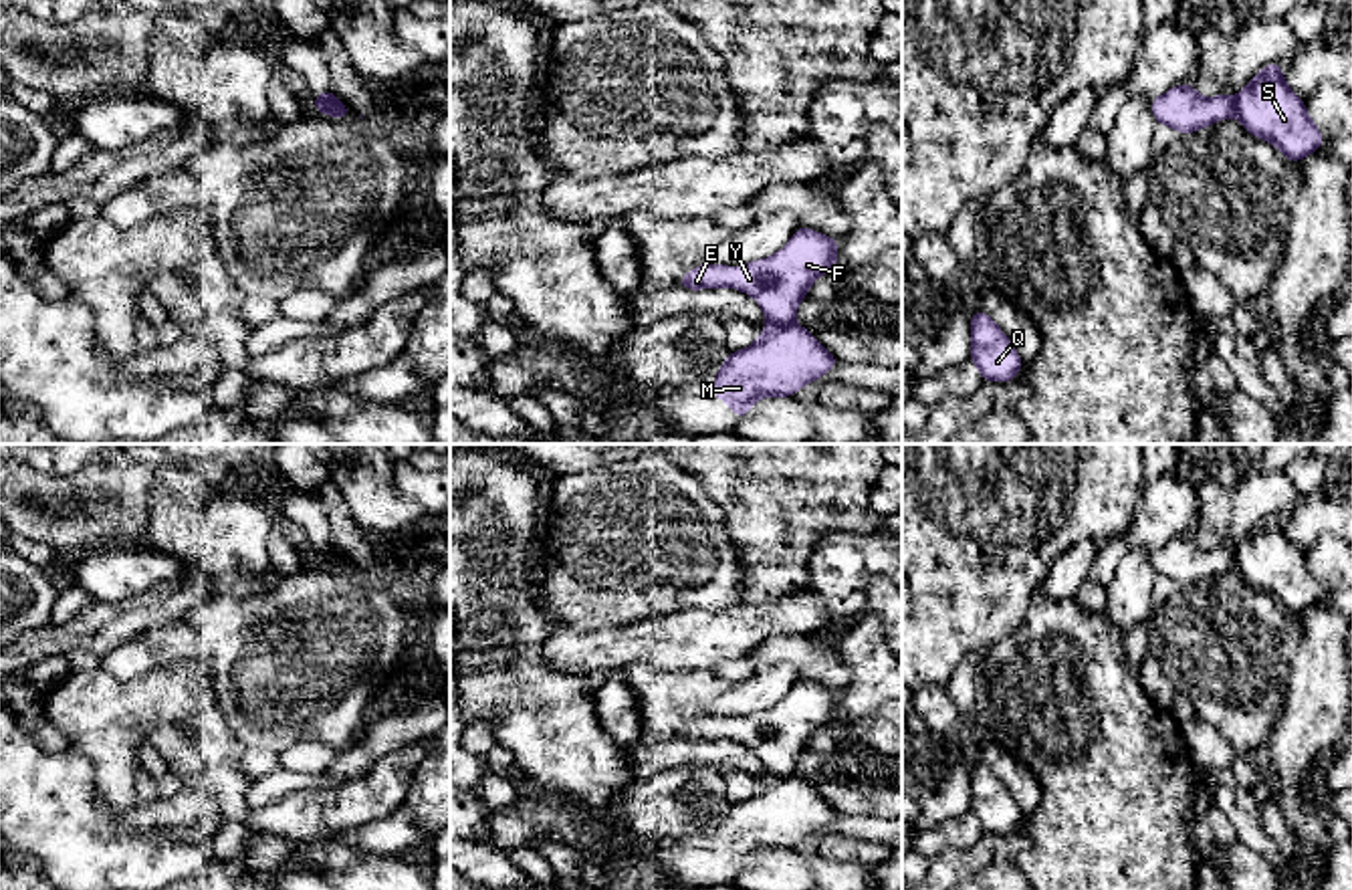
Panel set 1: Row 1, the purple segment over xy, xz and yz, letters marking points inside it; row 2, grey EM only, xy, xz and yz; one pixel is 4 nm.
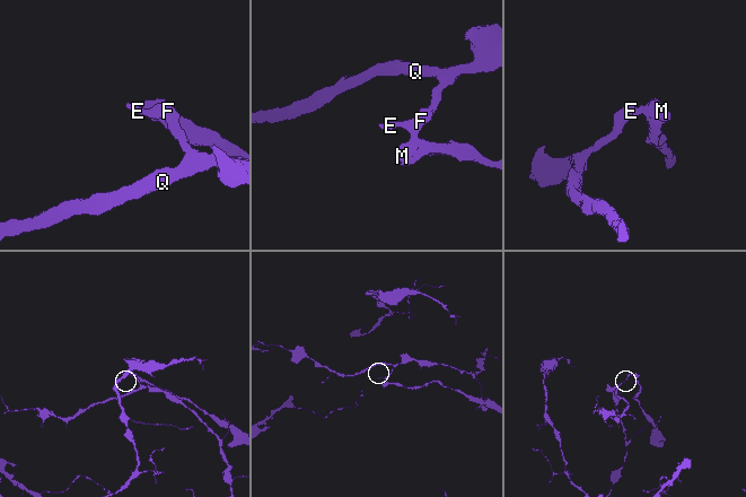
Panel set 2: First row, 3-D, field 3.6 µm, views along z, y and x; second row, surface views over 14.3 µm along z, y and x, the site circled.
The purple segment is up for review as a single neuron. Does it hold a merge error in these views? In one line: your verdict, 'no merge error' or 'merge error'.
merge error

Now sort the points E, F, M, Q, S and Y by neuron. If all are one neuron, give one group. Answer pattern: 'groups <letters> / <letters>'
groups E F Q Y / M S

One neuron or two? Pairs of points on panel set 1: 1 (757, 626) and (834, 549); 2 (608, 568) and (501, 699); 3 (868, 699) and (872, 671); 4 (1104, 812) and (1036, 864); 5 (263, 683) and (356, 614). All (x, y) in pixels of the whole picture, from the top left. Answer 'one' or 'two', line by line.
1: one
2: two
3: one
4: one
5: one

